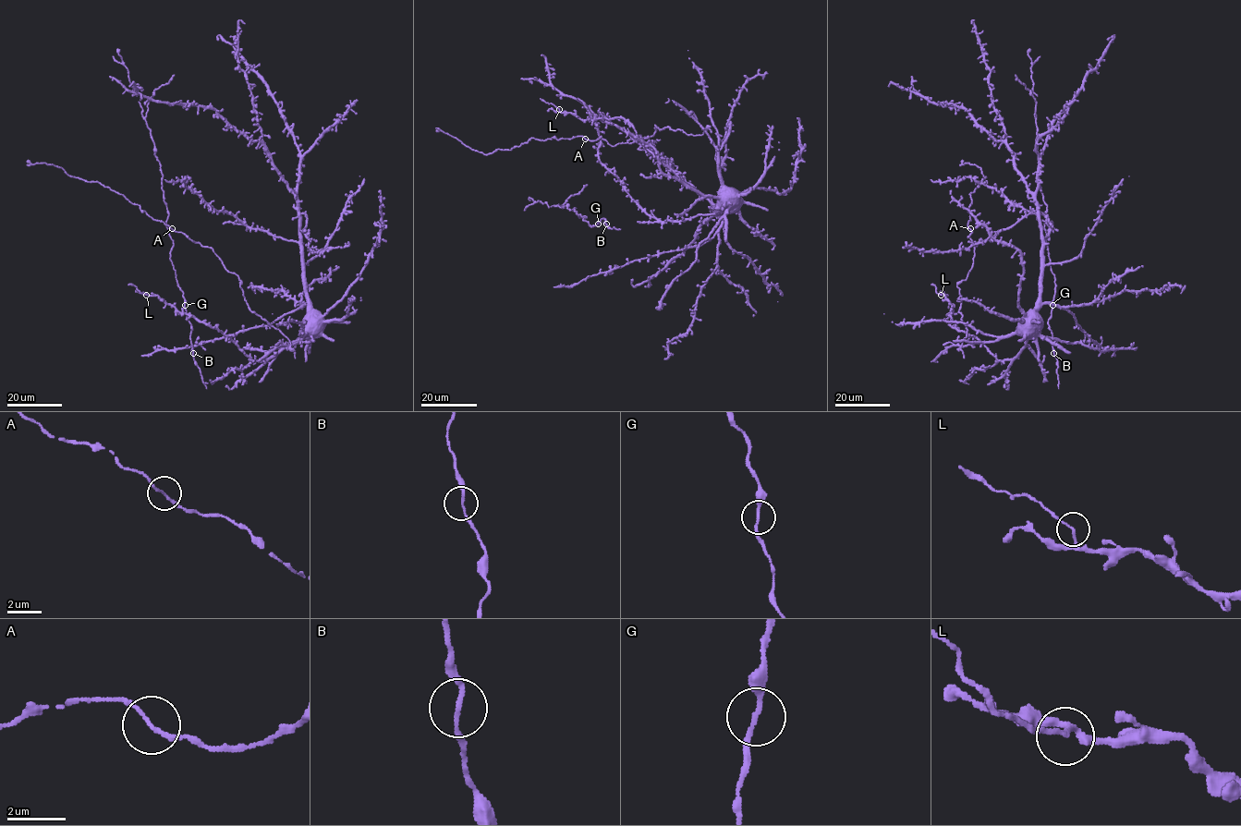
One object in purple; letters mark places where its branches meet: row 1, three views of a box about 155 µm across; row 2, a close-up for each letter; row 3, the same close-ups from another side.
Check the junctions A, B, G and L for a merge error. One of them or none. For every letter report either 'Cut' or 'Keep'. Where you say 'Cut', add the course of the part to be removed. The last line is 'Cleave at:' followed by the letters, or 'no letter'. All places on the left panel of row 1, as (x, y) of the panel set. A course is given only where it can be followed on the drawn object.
A: Keep
B: Keep
G: Keep
L: Cut. Course of the part to remove: (146, 295), (127, 285)
Cleave at: L

